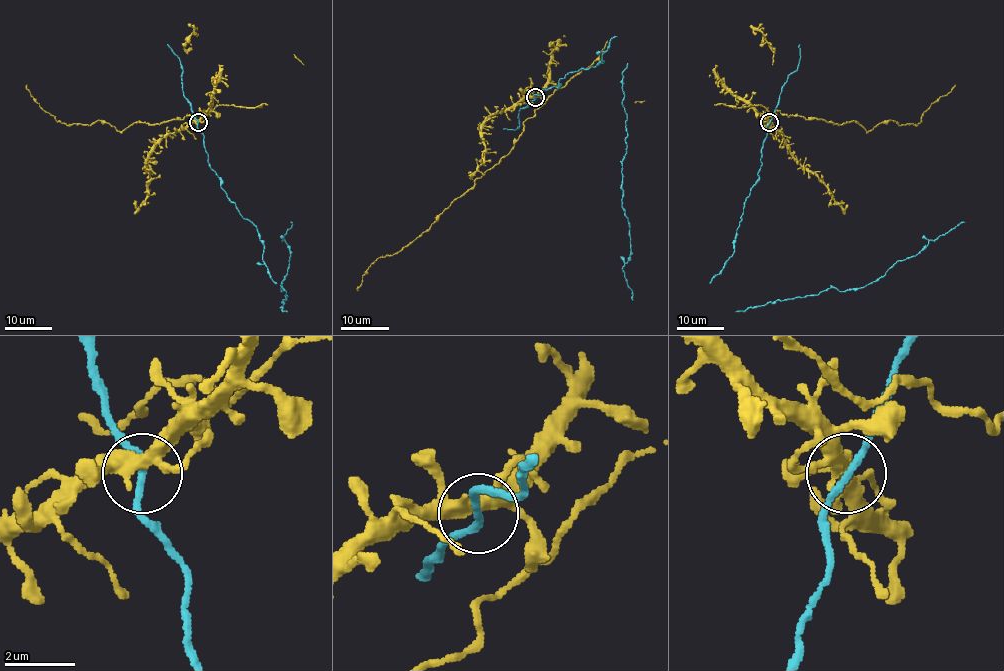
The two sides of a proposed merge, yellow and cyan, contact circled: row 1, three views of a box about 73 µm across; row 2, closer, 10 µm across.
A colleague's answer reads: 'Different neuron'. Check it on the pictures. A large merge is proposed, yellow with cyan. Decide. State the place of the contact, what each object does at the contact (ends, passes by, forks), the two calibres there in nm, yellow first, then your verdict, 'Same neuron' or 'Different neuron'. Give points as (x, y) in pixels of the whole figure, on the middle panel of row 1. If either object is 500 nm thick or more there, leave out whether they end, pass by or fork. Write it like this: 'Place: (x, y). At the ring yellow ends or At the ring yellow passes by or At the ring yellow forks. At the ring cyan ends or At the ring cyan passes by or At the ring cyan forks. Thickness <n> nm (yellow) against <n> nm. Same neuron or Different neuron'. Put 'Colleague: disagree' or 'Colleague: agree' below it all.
Place: (535, 97). At the ring yellow forks. At the ring cyan passes by. Thickness 360 nm (yellow) against 180 nm. Same neuron
Colleague: disagree

